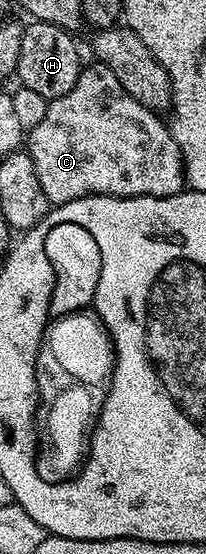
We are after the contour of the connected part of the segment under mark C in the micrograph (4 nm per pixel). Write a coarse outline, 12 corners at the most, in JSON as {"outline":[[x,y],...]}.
{"outline":[[96,61],[27,150],[50,204],[186,186],[173,132]]}

